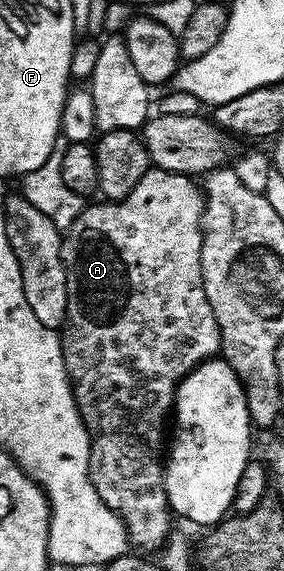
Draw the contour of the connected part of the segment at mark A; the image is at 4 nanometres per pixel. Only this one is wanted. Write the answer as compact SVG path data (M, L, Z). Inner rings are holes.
M151 169L140 177L136 189L128 193L128 197L117 201L97 201L83 206L73 225L65 232L62 244L62 264L66 267L66 284L68 285L68 309L66 322L60 331L64 365L70 375L70 383L74 388L74 404L78 407L80 417L90 434L90 480L100 493L100 501L108 505L122 519L126 526L126 537L134 543L139 552L157 552L165 548L171 538L170 519L172 512L170 502L166 496L164 485L164 451L162 447L162 426L168 423L174 409L174 396L178 394L178 385L198 366L207 359L215 358L222 345L222 334L218 328L216 317L212 313L212 305L202 287L202 241L204 238L204 216L206 213L206 196L203 188L198 187L189 175ZM102 395L102 407L90 407L94 399Z

